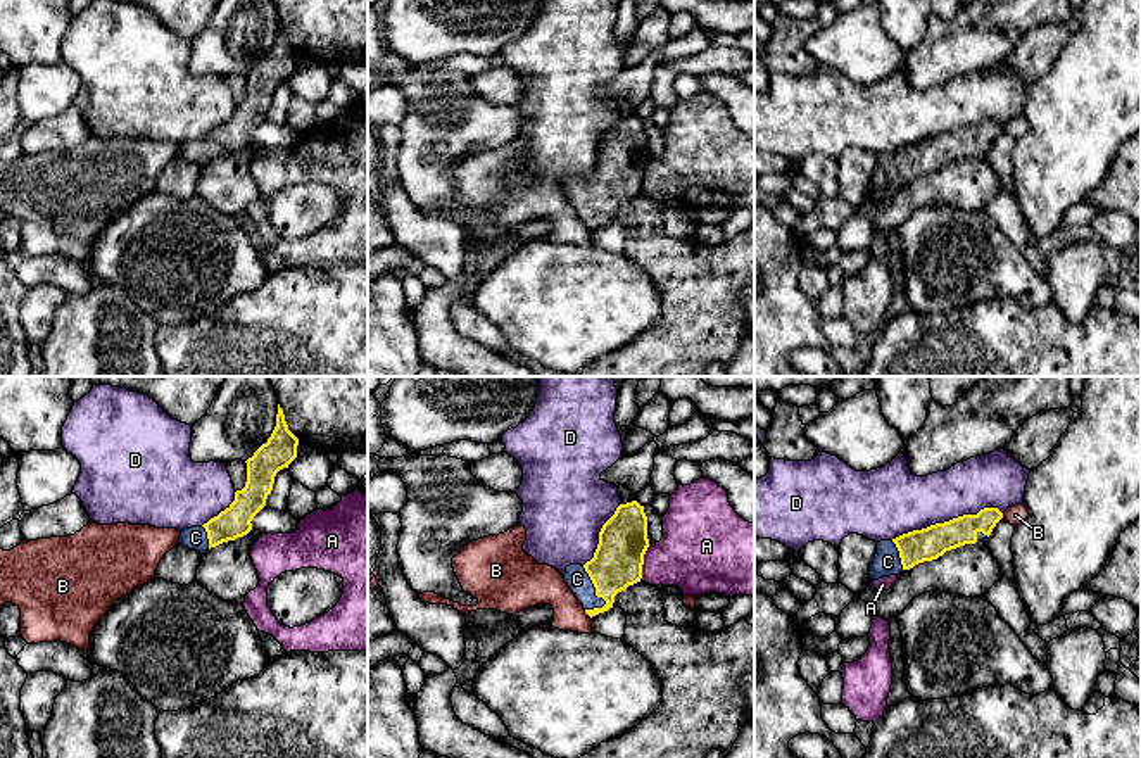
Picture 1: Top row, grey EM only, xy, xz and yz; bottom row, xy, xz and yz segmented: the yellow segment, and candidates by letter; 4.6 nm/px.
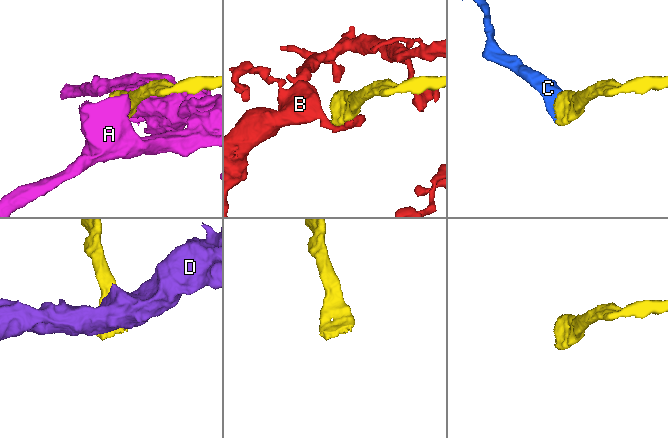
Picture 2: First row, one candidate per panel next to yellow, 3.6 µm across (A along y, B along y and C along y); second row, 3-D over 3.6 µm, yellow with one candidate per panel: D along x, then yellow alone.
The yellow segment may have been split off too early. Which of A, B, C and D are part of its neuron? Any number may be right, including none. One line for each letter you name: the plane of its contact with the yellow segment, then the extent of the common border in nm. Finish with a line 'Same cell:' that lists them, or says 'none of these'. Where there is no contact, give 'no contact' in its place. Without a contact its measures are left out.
C: meets yellow in xz; contact 220 nm long
Same cell: C

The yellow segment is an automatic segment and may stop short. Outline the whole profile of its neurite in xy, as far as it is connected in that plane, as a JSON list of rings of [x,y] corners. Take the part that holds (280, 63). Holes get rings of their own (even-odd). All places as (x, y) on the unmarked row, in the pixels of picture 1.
[[[278,17],[276,40],[247,76],[247,95],[235,105],[235,114],[202,140],[181,143],[180,157],[204,167],[223,155],[235,154],[252,143],[252,131],[266,119],[274,90],[297,71],[299,52],[288,43]]]

